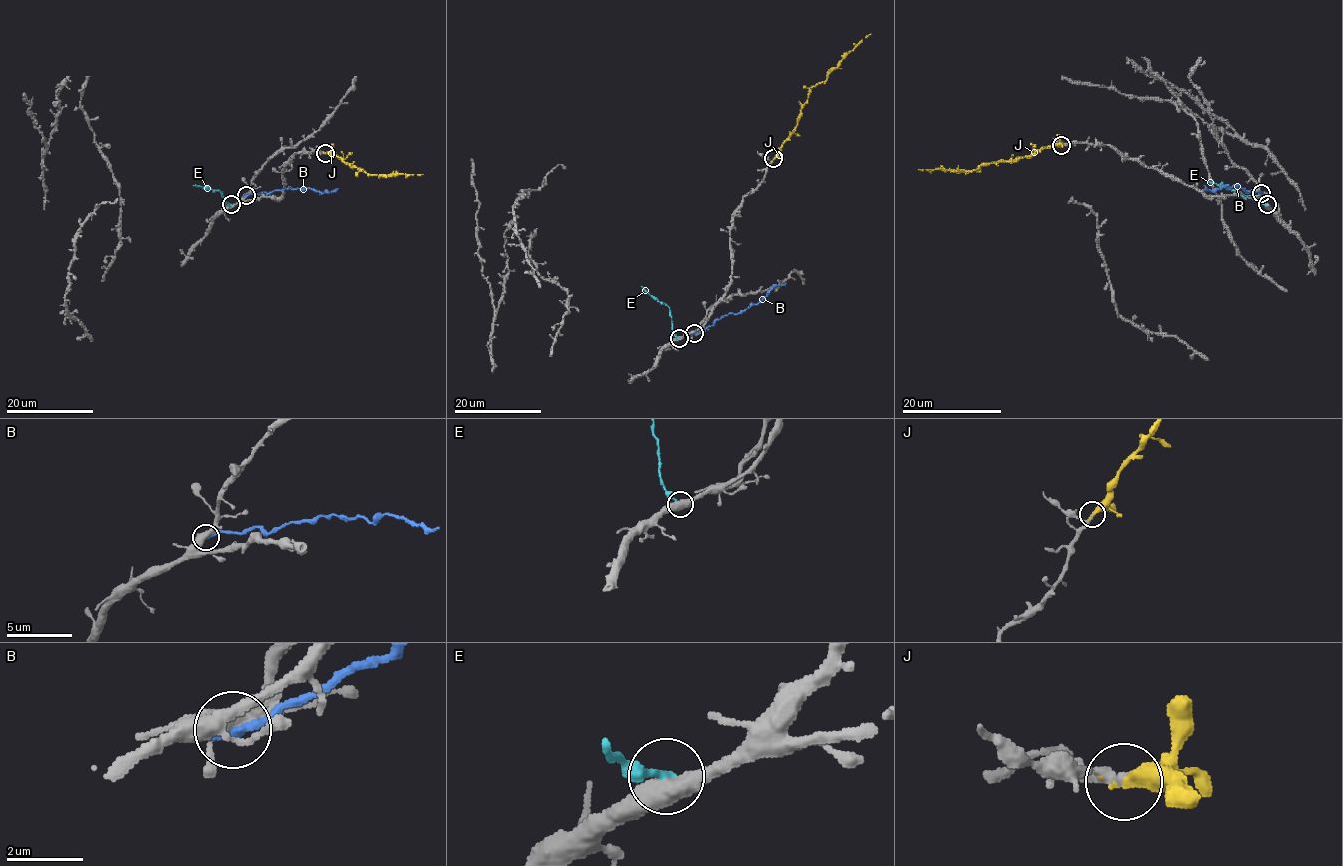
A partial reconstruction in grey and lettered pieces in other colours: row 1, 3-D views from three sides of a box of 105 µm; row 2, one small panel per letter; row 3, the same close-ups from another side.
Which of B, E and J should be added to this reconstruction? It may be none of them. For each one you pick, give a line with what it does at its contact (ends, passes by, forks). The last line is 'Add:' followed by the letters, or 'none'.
J: It ends there
Add: J

